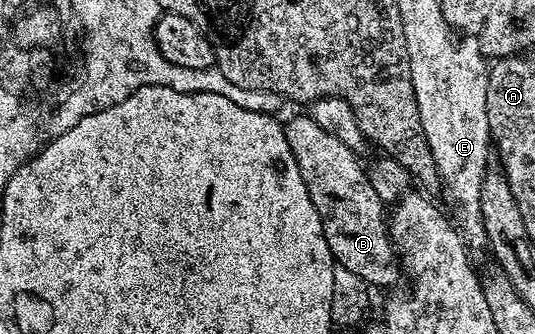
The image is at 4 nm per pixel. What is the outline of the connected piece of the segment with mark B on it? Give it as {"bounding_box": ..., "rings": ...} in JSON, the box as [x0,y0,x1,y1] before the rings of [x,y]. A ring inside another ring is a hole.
{"bounding_box":[284,115,403,287],"rings":[[[309,115],[286,120],[284,126],[285,138],[291,147],[291,155],[295,155],[299,175],[303,175],[303,183],[307,183],[307,195],[311,195],[315,211],[319,211],[323,235],[334,262],[359,275],[359,279],[371,287],[395,284],[403,270],[389,237],[387,205],[371,187],[366,166],[361,166],[362,158],[335,135],[328,134]]]}

